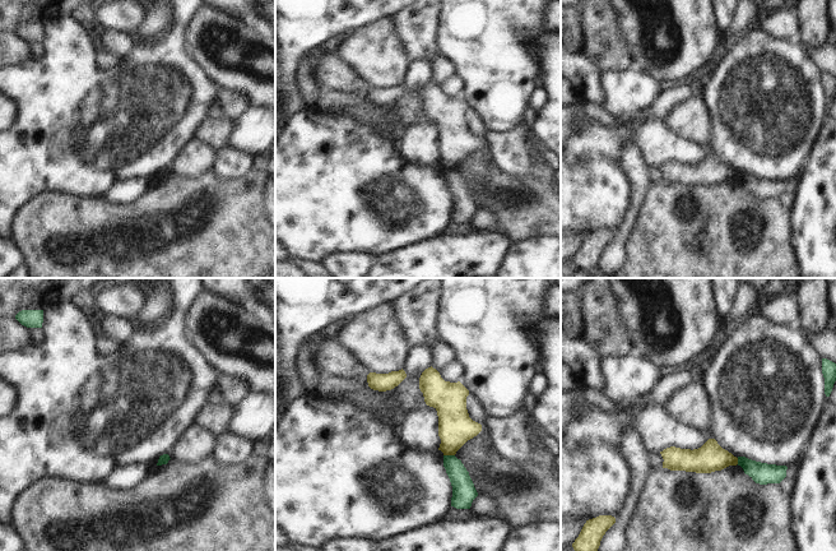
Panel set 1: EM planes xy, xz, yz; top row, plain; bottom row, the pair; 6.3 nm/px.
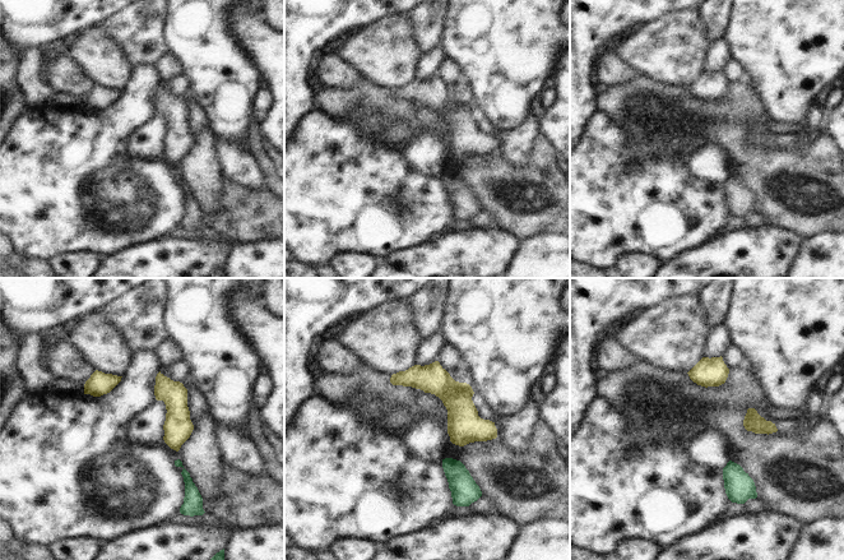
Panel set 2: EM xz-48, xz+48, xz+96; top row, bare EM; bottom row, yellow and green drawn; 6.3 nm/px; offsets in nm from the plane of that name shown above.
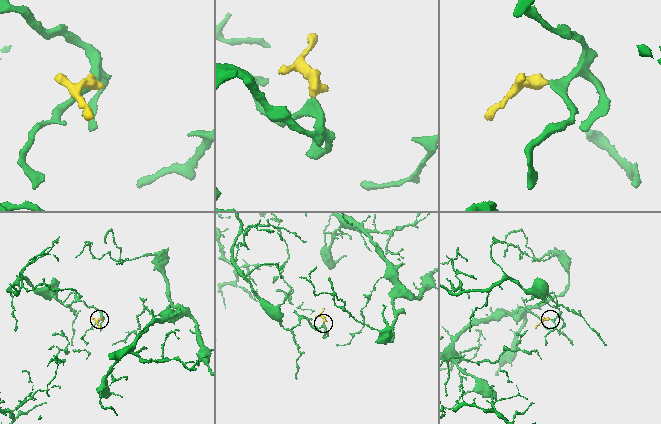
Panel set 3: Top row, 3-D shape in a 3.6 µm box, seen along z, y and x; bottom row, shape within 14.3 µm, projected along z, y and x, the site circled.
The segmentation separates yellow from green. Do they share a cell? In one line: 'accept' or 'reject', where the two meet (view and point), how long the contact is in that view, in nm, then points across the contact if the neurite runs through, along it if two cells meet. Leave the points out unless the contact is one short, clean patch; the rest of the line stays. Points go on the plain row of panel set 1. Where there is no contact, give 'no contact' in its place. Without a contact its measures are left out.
reject; meets yellow in xz at (449, 168); contact 70 nm long; border along xz (444, 168), (454, 170)

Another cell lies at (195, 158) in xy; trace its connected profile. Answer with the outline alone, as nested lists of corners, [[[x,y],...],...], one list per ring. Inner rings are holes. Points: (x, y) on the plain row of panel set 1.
[[[192,138],[180,151],[168,170],[180,177],[200,177],[213,168],[215,156],[217,152],[210,145]]]

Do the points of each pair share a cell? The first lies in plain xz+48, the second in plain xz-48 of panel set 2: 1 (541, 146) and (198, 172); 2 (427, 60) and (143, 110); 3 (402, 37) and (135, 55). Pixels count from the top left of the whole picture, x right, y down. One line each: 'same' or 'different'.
1: different
2: same
3: different

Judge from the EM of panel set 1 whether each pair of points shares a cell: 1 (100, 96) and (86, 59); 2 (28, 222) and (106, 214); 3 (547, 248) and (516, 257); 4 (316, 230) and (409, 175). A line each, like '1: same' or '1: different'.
1: same
2: same
3: same
4: same

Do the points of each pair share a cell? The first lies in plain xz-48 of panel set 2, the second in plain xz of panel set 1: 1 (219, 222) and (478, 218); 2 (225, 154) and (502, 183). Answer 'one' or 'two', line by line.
1: one
2: two

